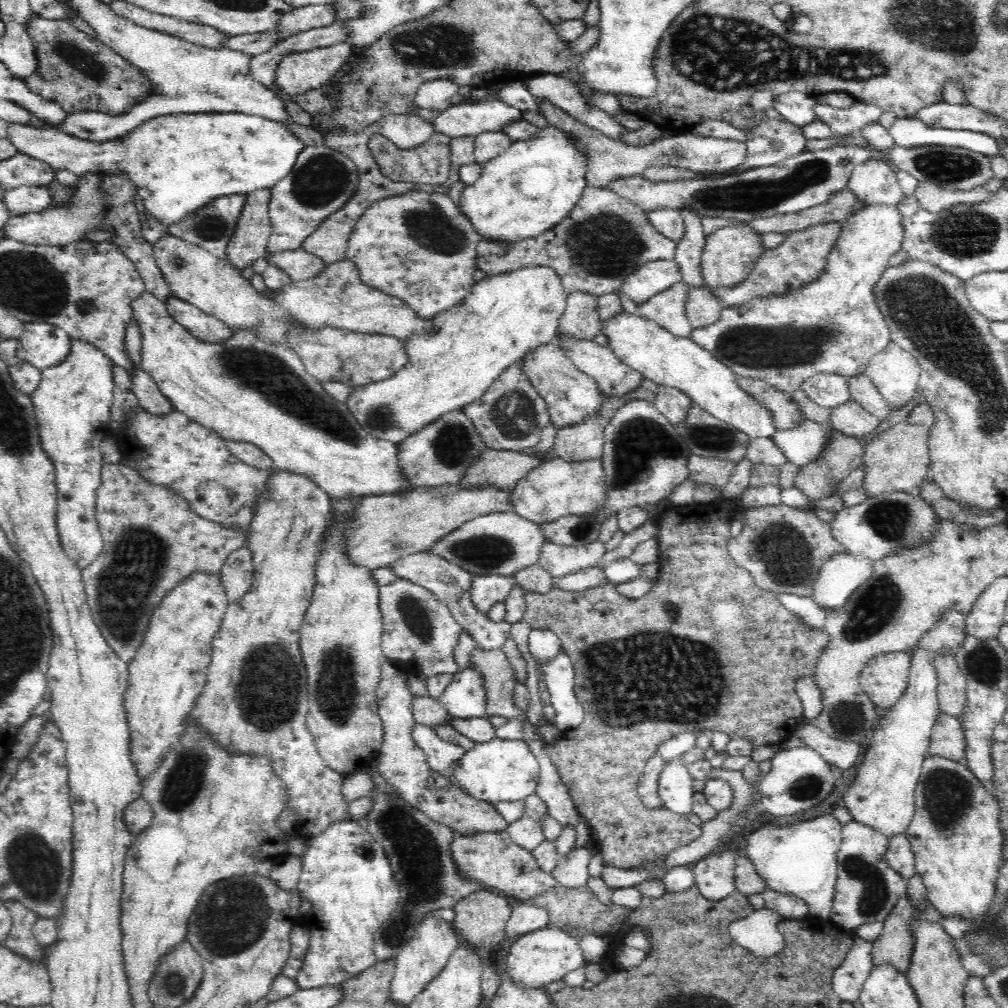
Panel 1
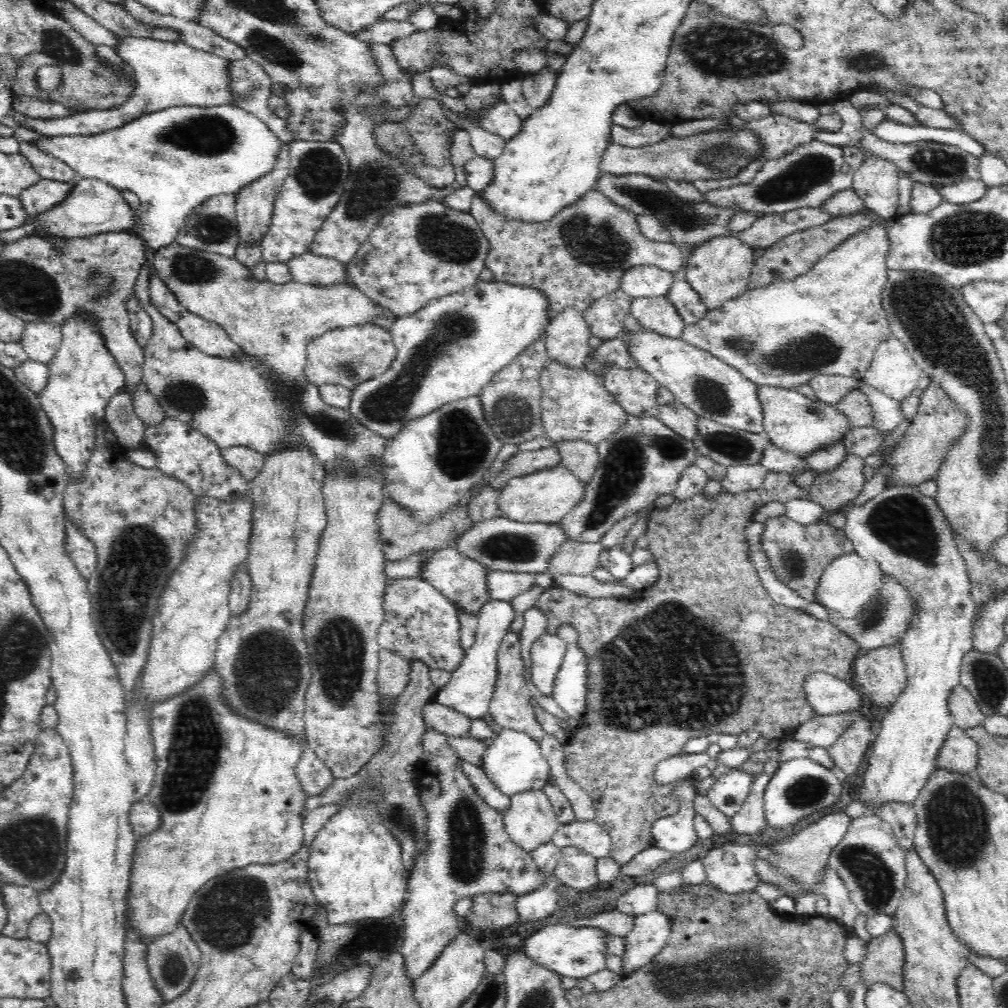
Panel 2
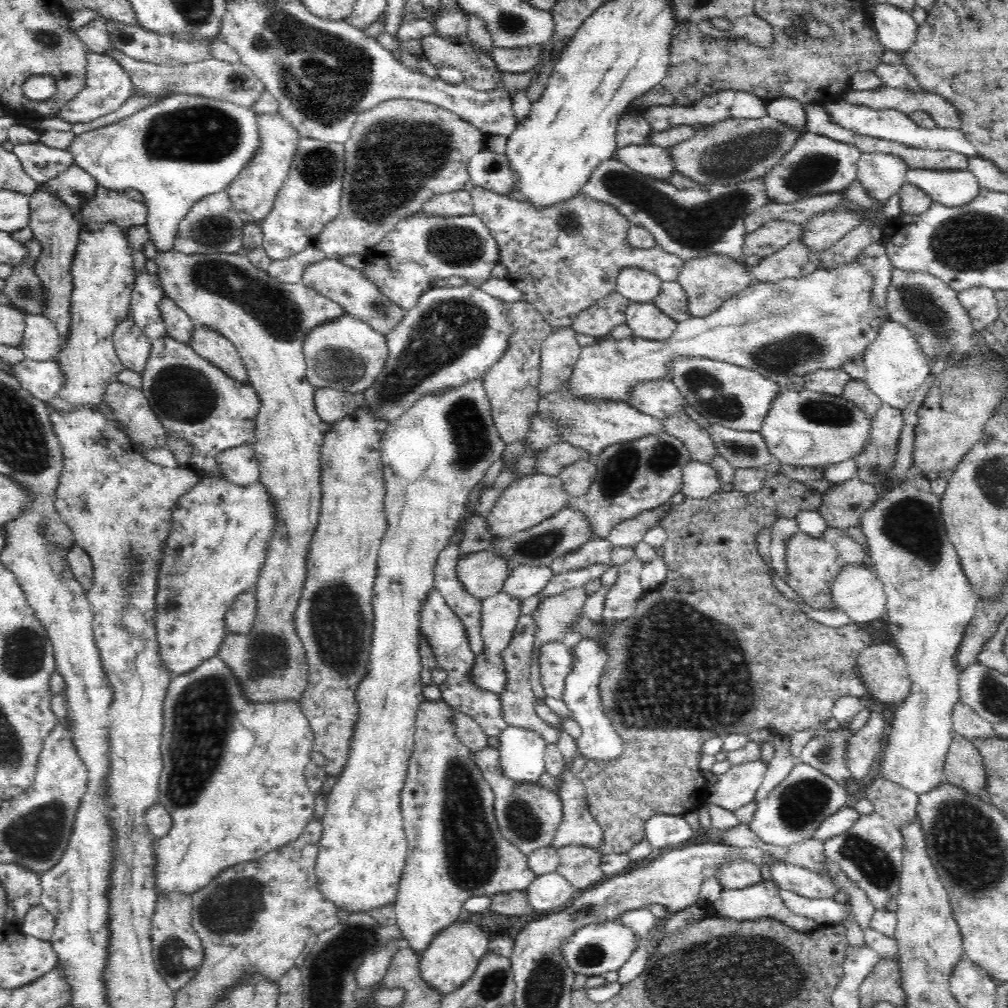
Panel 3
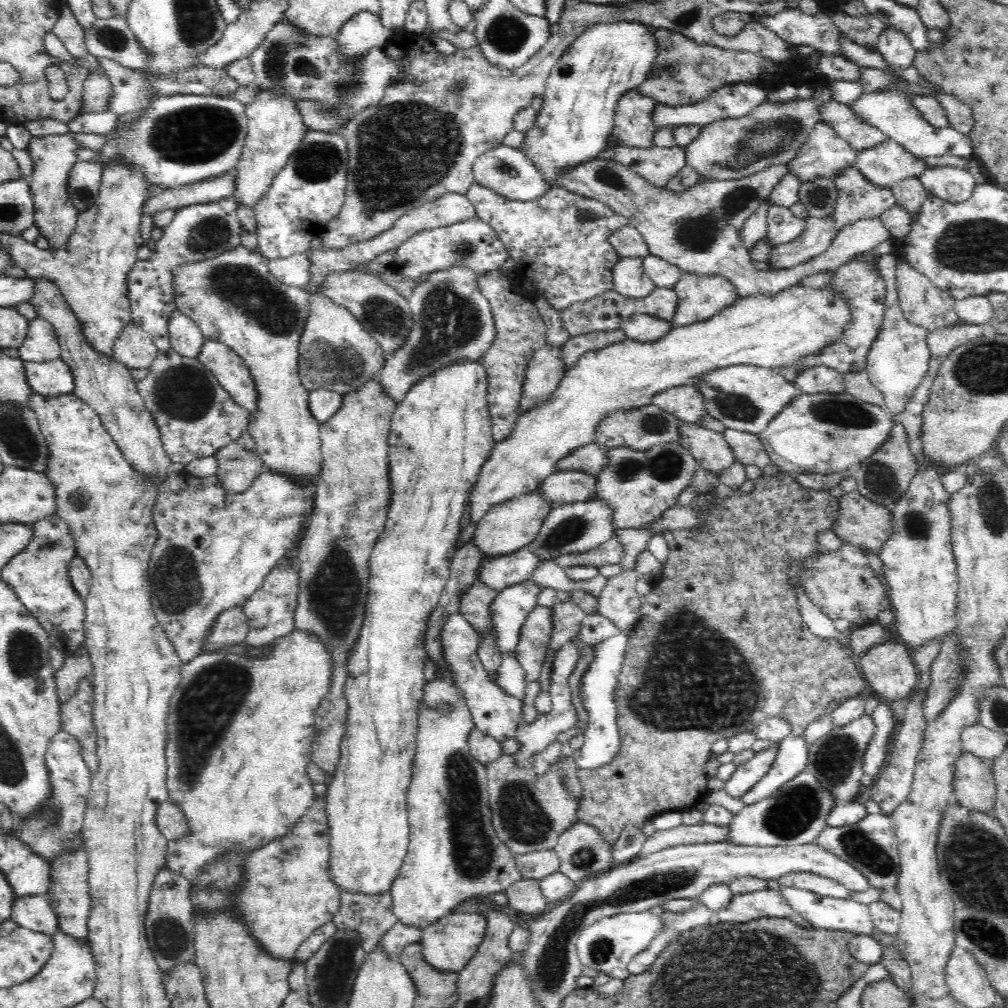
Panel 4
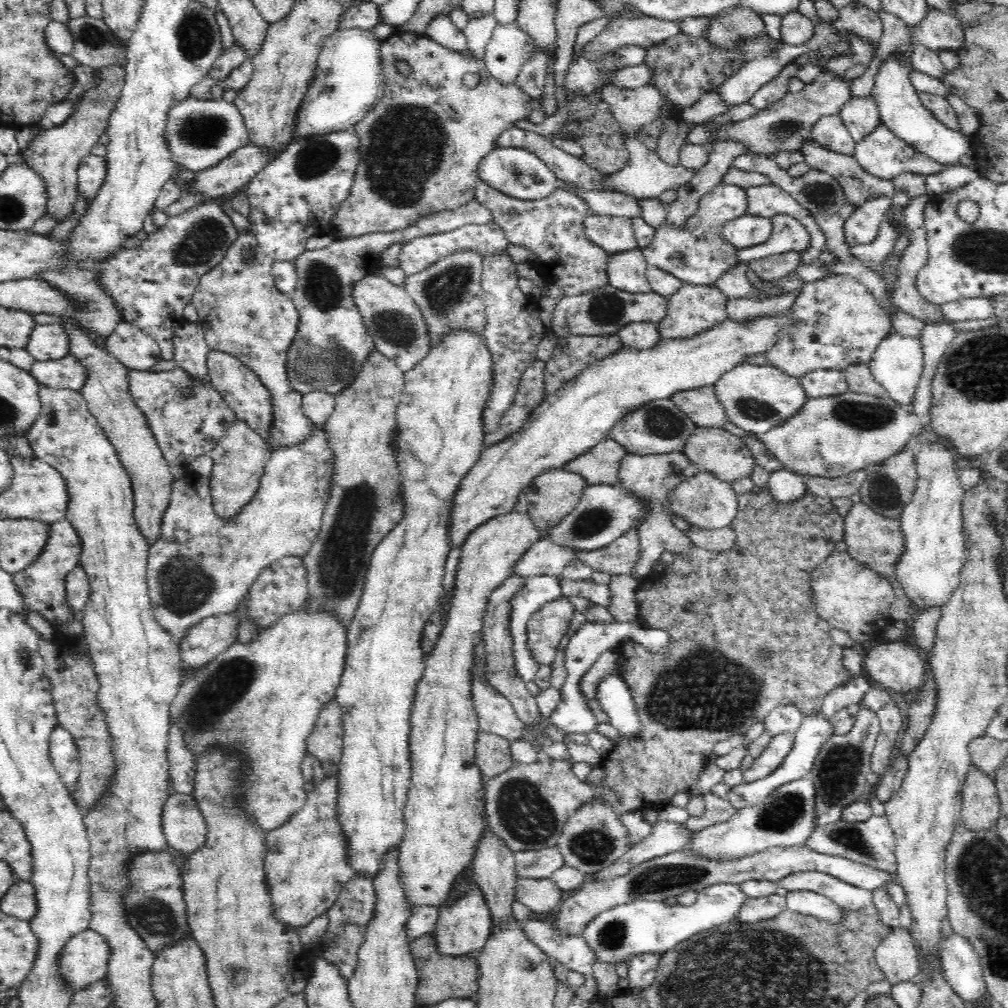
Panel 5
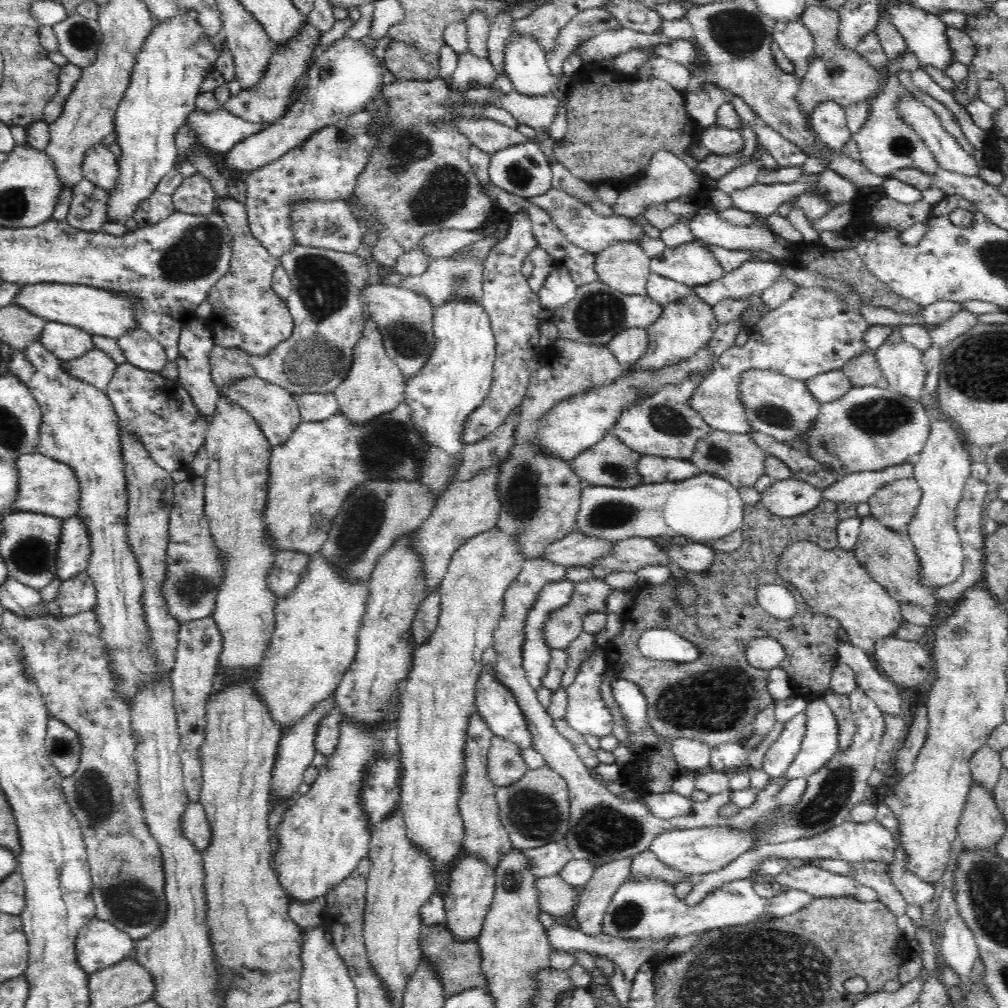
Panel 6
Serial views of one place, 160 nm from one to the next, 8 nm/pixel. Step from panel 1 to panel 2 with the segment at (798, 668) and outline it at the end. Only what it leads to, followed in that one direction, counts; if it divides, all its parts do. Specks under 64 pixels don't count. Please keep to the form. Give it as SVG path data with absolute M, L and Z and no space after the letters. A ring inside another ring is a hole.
M768 471L760 483L759 487L747 490L738 494L724 493L722 490L713 498L708 498L704 493L692 496L686 502L674 501L667 507L655 507L649 518L649 525L645 535L649 540L650 549L654 560L660 567L660 578L658 582L649 589L643 589L628 597L612 597L612 598L592 598L588 595L579 595L571 593L560 587L548 588L542 591L540 596L533 604L533 608L537 608L545 616L545 632L556 635L556 632L562 624L568 624L574 627L578 632L577 645L582 649L585 656L585 713L581 718L578 726L570 731L571 735L568 742L564 744L564 761L566 762L566 775L580 788L589 794L592 800L595 812L595 822L598 823L611 838L611 849L609 854L617 860L620 866L626 866L636 854L653 847L656 844L652 826L659 824L661 820L674 816L680 810L680 803L674 797L672 784L667 786L654 785L652 776L654 776L654 768L660 760L668 758L674 754L682 753L684 744L690 738L698 738L698 736L708 737L712 733L717 734L734 734L736 736L744 733L746 730L755 730L760 733L761 737L769 742L777 742L779 740L792 738L796 733L796 728L809 718L816 716L810 704L808 704L802 683L806 676L811 672L822 671L836 675L838 678L856 686L853 678L853 662L856 660L859 650L853 640L849 640L845 634L837 632L835 628L827 620L820 620L810 616L803 611L780 606L772 600L768 591L763 587L757 570L750 561L750 556L745 552L747 549L746 536L744 528L746 523L753 520L753 512L758 510L762 505L778 500L785 503L791 498L805 495L805 490L796 485L793 475L785 472ZM690 622L692 630L686 630L686 624ZM640 638L640 640L638 640ZM662 638L668 638L666 650L656 650L656 646L660 646ZM624 648L634 648L636 652L624 652ZM640 652L644 666L642 666L642 678L640 678ZM664 692L664 694L662 694ZM654 724L654 726L652 726ZM638 740L638 742L636 742Z

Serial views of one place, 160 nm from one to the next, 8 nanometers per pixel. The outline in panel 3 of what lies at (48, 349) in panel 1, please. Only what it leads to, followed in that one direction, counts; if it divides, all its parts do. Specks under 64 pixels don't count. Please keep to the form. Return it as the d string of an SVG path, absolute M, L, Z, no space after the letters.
M26 315L25 332L19 347L25 358L38 362L55 360L61 350L59 328L44 315Z

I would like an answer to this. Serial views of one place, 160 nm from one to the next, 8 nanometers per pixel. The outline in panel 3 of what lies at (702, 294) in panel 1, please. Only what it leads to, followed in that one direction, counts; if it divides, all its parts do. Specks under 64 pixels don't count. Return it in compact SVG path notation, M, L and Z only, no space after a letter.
M664 281L660 295L654 302L665 314L668 314L668 317L677 322L685 322L693 318L690 313L690 307L688 307L688 294L684 291L680 282Z

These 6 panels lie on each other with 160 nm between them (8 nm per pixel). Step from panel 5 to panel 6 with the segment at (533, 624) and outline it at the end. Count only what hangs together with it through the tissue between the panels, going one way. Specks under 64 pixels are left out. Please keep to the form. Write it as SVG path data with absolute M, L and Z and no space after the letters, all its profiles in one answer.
M594 576L584 582L577 582L574 585L570 600L556 610L551 610L544 621L542 632L546 648L552 650L565 650L565 648L583 631L583 618L590 611L602 611L608 614L605 609L605 600L610 591L613 591L604 579L598 579Z

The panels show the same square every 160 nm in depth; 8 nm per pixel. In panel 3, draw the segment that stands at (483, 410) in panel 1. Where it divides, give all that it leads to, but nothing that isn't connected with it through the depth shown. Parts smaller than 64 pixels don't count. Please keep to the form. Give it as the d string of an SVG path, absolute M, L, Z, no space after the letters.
M525 302L506 304L517 332L510 338L508 352L484 374L483 386L491 403L491 418L495 422L500 438L505 443L520 443L526 439L532 418L539 414L540 366L542 366L541 346L553 328L548 325L532 305Z

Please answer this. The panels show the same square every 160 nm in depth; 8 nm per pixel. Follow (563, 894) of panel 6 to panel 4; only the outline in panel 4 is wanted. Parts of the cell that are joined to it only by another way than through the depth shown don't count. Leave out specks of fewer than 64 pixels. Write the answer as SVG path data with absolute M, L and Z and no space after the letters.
M524 879L505 890L507 906L514 912L524 914L544 913L548 903L541 896L540 882L534 879Z

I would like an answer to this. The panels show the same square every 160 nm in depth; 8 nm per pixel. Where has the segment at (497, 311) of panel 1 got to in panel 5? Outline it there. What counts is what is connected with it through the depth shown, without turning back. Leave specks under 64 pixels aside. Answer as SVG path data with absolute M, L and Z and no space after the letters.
M457 253L436 262L427 270L406 276L403 288L420 309L428 329L430 349L436 348L446 336L457 331L485 337L488 322L481 286L483 262L482 257L474 253Z

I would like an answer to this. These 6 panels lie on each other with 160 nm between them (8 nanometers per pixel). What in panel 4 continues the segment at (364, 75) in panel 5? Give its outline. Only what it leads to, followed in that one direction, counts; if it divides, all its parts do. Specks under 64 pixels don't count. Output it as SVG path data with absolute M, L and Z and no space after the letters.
M360 11L349 18L338 31L338 49L347 60L354 60L373 46L384 45L392 36L381 23L381 15L368 11Z

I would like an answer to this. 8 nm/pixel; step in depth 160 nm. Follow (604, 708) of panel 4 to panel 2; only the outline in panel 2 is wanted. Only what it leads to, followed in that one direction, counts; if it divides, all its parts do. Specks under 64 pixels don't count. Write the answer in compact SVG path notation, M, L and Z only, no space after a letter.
M568 643L553 680L551 697L570 719L580 722L585 713L585 656L577 643Z

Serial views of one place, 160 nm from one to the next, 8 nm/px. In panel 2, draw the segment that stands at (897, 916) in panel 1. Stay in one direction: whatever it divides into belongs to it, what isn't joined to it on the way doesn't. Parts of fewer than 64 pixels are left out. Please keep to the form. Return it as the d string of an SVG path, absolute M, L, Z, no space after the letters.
M895 924L883 935L873 937L866 945L862 960L862 975L866 988L872 983L884 981L896 990L903 990L906 951Z

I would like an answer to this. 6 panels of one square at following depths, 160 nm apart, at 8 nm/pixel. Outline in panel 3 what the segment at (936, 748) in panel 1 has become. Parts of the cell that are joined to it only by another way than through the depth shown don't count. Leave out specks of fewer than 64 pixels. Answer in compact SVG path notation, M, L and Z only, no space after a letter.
M954 734L945 758L943 780L956 783L975 796L985 794L987 778L983 758L970 739Z

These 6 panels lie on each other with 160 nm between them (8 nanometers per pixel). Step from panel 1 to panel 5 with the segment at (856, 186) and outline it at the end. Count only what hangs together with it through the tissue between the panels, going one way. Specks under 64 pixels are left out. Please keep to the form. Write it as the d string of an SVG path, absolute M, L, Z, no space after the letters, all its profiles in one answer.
M878 124L872 134L866 135L864 140L860 140L860 142L856 143L853 157L860 163L860 166L864 167L864 170L866 170L868 174L872 174L872 176L884 180L892 180L892 178L896 178L896 176L908 172L926 176L940 172L945 168L944 165L928 158L925 154L915 152L915 150L905 144L903 140L896 138L883 124Z

